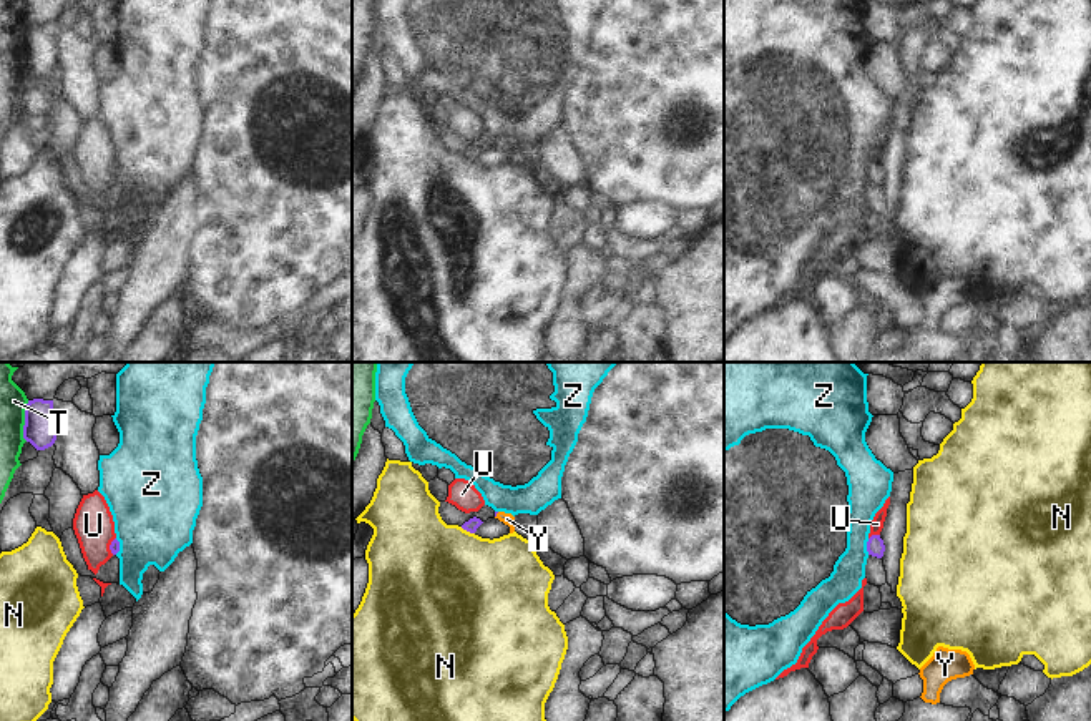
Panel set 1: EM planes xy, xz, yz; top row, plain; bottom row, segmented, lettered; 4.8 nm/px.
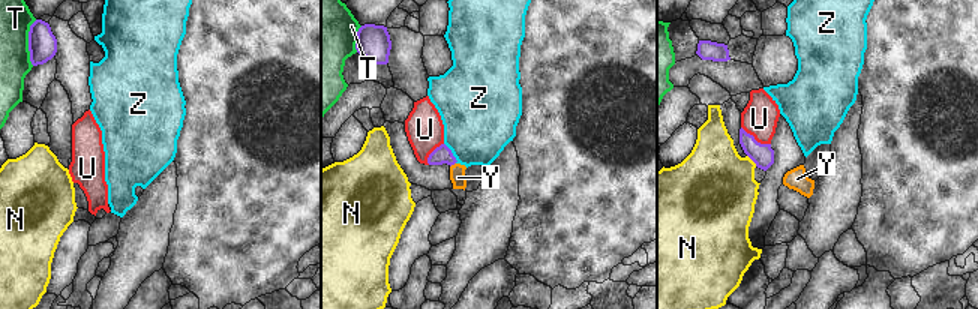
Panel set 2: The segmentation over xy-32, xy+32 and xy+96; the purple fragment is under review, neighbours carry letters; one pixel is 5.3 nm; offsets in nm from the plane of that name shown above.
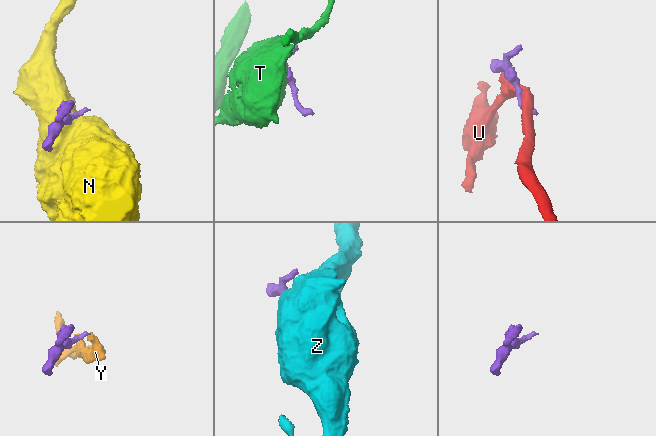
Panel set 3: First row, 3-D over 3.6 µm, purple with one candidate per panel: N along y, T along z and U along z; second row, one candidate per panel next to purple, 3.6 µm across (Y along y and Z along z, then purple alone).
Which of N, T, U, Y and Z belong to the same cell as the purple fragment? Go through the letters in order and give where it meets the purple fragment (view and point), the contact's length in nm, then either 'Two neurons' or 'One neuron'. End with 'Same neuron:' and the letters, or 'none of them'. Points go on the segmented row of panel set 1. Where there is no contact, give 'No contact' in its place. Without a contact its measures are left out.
N: Touches purple at xz (467, 530). Shared border 80 nm. Two neurons
T: Touches purple at xy (25, 421). Shared border 200 nm. Two neurons
U: Touches purple at yz (874, 535). Shared border 60 nm. Two neurons
Y: Touches purple at xz (495, 515). Shared border 40 nm. One neuron
Z: Touches purple at yz (867, 547). Shared border 80 nm. Two neurons
Same neuron: Y

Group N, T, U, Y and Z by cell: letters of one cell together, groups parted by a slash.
N / T / U / Y / Z

